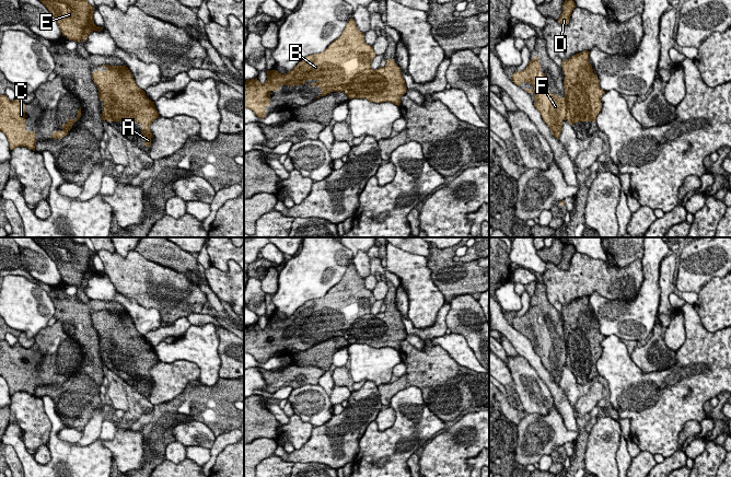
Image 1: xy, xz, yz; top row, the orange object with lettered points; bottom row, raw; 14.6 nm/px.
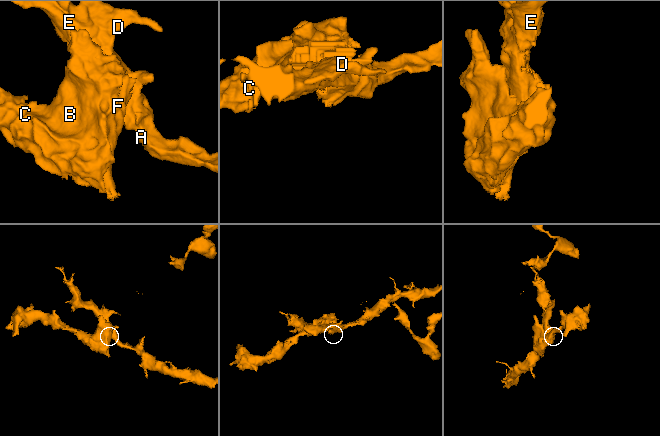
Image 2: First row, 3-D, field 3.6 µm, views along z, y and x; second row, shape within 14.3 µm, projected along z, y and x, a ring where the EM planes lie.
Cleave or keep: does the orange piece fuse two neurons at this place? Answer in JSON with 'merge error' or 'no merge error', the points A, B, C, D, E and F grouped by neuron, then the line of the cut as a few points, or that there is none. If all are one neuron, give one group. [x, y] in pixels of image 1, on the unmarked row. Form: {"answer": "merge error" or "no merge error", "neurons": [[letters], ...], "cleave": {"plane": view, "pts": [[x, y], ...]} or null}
{"answer": "merge error", "neurons": [["A", "D", "E"], ["B", "C", "F"]], "cleave": {"plane": "xz", "pts": [[346, 329], [376, 333], [380, 347]]}}

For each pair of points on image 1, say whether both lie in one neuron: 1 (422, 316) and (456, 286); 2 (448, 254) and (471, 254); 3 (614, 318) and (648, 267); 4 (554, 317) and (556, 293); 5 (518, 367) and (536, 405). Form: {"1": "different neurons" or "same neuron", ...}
{"1": "different neurons", "2": "different neurons", "3": "same neuron", "4": "different neurons", "5": "same neuron"}

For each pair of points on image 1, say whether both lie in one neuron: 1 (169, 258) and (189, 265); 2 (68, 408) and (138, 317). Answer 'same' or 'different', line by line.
1: same
2: different

